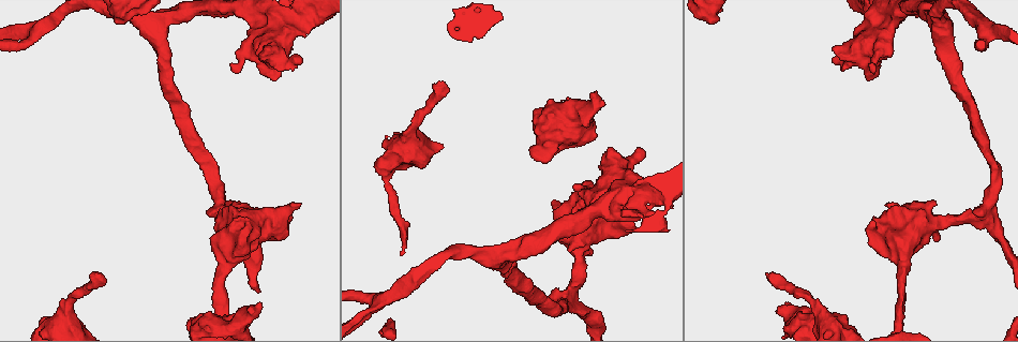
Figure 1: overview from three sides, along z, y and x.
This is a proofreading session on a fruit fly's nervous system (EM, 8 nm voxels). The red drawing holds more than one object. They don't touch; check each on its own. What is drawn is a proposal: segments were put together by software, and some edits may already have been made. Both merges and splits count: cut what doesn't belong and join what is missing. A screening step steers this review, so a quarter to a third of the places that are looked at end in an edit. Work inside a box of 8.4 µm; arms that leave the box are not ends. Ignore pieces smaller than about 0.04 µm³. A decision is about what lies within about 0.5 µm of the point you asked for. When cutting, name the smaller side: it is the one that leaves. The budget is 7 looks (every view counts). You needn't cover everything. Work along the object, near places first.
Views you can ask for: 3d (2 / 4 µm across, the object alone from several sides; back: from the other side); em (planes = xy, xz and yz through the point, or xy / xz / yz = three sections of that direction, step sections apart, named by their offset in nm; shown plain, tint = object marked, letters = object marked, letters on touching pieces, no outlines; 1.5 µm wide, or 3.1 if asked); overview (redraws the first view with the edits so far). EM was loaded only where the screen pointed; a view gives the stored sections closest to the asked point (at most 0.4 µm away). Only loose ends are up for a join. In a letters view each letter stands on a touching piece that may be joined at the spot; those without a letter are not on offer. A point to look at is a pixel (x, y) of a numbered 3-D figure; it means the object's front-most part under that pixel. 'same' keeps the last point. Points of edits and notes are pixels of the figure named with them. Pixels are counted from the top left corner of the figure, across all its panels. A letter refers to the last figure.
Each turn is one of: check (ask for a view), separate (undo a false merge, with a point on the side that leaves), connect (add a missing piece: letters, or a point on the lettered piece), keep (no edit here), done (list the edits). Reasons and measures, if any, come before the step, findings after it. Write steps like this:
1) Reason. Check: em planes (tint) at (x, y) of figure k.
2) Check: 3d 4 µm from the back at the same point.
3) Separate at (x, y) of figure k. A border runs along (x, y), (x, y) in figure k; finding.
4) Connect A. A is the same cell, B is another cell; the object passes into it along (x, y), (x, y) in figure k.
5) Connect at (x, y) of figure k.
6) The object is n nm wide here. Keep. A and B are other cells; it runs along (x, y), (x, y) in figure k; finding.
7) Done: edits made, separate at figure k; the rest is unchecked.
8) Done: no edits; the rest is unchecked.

Branch stops here. Check: em planes (letters) at (447, 87) of figure 1.

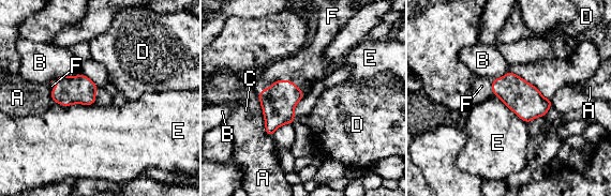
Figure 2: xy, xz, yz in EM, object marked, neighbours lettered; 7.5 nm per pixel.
Connect F. F is the same cell, A, B, C, D and E are other cells; the neuron continues.

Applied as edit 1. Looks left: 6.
Free end. Check: 3d 4 µm at (291, 220) of figure 1.

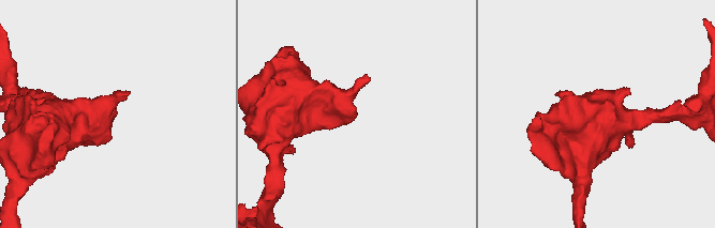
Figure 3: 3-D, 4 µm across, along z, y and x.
Check: em xy step 4 (letters) at (116, 116) of figure 3.

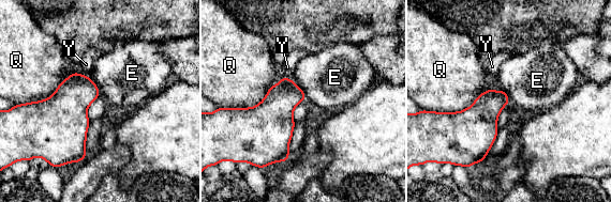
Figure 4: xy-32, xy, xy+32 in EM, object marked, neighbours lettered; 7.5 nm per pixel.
Another direction. Check: em planes (letters) at the same point.

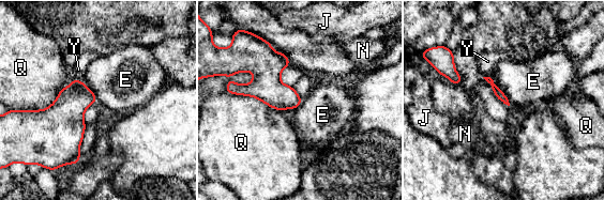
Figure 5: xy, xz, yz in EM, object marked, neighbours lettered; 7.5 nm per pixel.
Keep. E, J, N, Q and Y are other cells; a border runs along (489, 77), (506, 95), (510, 104) in figure 5; no lettered piece goes on from it.

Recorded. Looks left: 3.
Free end. Check: 3d 2 µm at (130, 19) of figure 1.

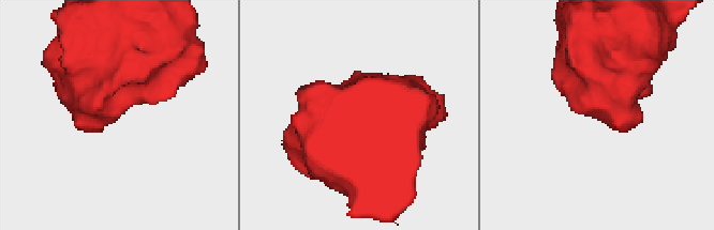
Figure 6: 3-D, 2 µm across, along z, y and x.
Check: em yz step 4 (letters) at (117, 116) of figure 6.

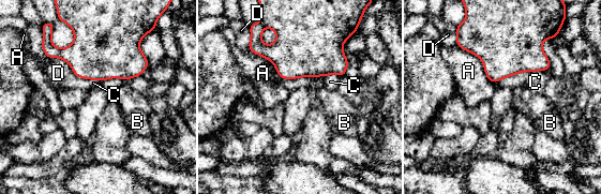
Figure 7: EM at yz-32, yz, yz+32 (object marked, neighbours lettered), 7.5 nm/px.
Cut it another way. Check: em planes (letters) at the same point.

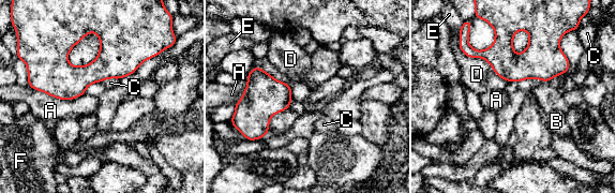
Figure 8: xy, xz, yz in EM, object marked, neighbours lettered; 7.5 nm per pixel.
Keep. A, B, C, D, E and F are other cells; it runs along (470, 54), (566, 67) in figure 8; no lettered piece goes on from it.

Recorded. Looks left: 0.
Done: edits made, connect at figure 2; the rest is unchecked.

